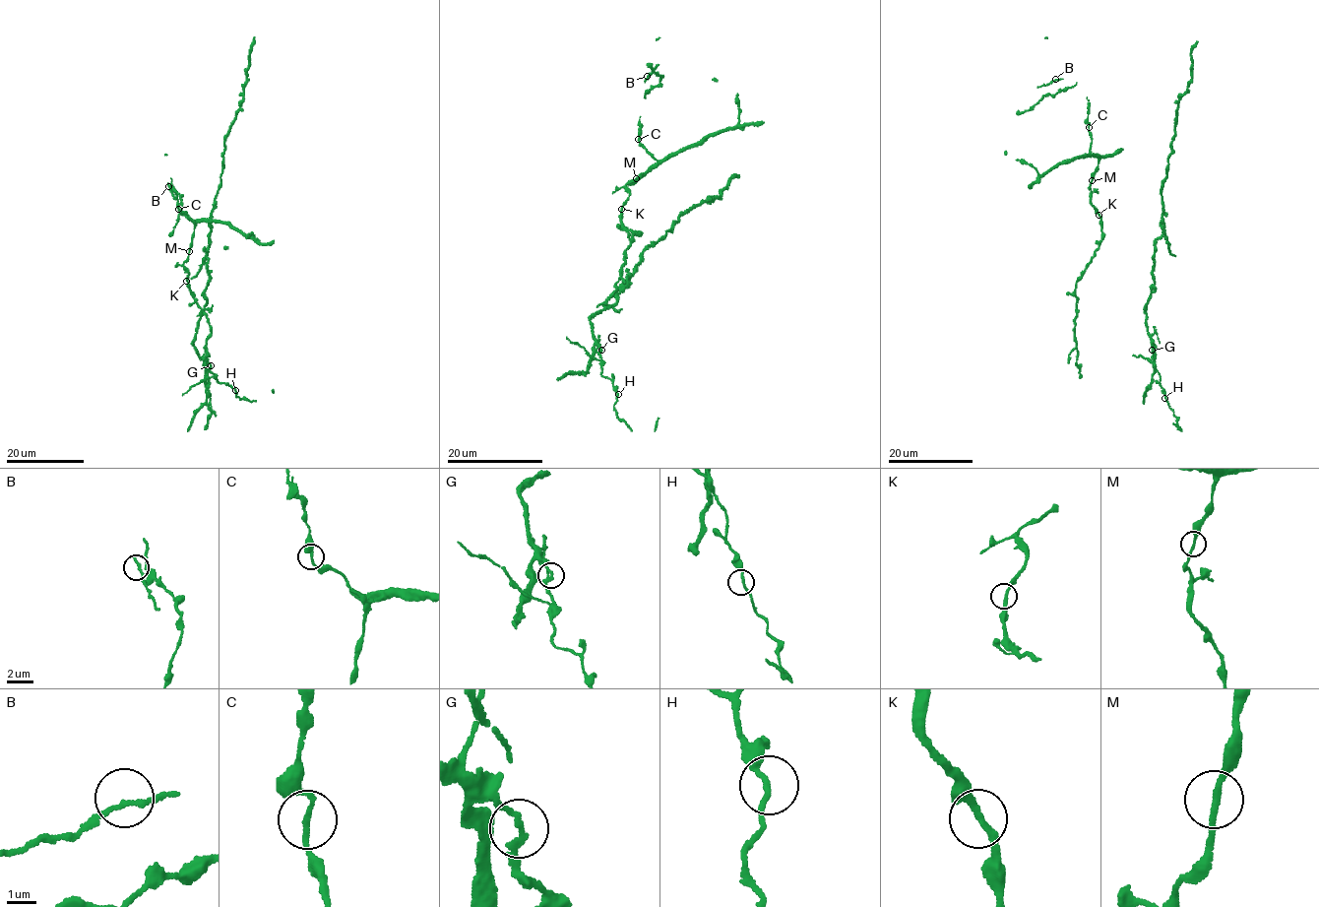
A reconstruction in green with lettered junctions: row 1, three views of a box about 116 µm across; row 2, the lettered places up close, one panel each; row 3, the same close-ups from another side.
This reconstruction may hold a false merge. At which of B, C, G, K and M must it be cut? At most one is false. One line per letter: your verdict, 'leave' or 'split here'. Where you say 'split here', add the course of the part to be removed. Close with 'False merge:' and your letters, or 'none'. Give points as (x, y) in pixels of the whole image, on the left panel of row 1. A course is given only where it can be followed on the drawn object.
B: leave
C: leave
G: split here
K: leave
M: leave
False merge: G

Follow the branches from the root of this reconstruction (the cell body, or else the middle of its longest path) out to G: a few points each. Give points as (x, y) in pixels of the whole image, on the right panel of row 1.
G: (1154, 241), (1154, 286), (1146, 306), (1146, 319), (1153, 350)

